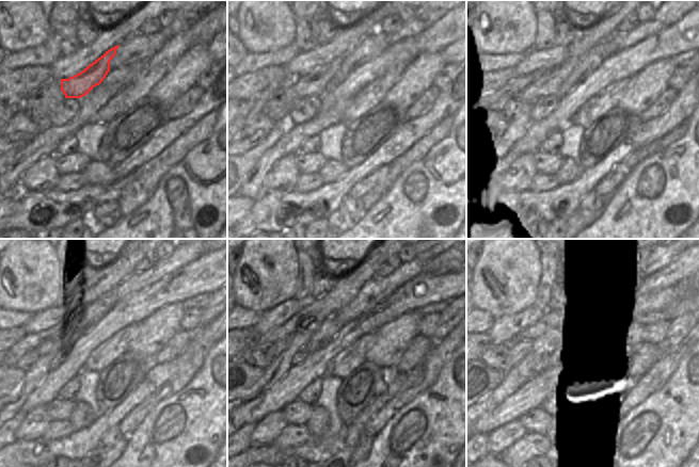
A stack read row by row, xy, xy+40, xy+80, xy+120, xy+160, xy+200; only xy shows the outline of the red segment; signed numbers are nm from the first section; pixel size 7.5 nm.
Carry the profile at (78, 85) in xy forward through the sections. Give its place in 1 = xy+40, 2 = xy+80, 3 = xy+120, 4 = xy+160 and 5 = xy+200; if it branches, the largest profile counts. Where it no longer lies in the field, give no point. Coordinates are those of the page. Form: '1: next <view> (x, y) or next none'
1: next xy+40 (316, 83)
2: next xy+80 (549, 83)
3: next xy+120 (68, 323)
4: next xy+160 (279, 347)
5: next xy+200 (519, 349)

